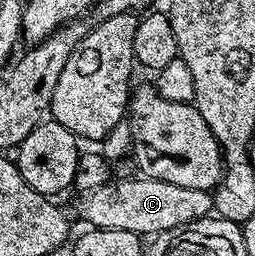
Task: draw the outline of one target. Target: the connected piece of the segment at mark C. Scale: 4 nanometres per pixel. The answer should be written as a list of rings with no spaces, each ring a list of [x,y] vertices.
[[[145,177],[137,178],[117,178],[102,185],[102,189],[83,192],[76,203],[77,213],[88,222],[89,228],[122,229],[126,233],[134,233],[141,237],[155,237],[164,231],[178,229],[187,223],[209,218],[213,214],[211,190],[186,188]]]

